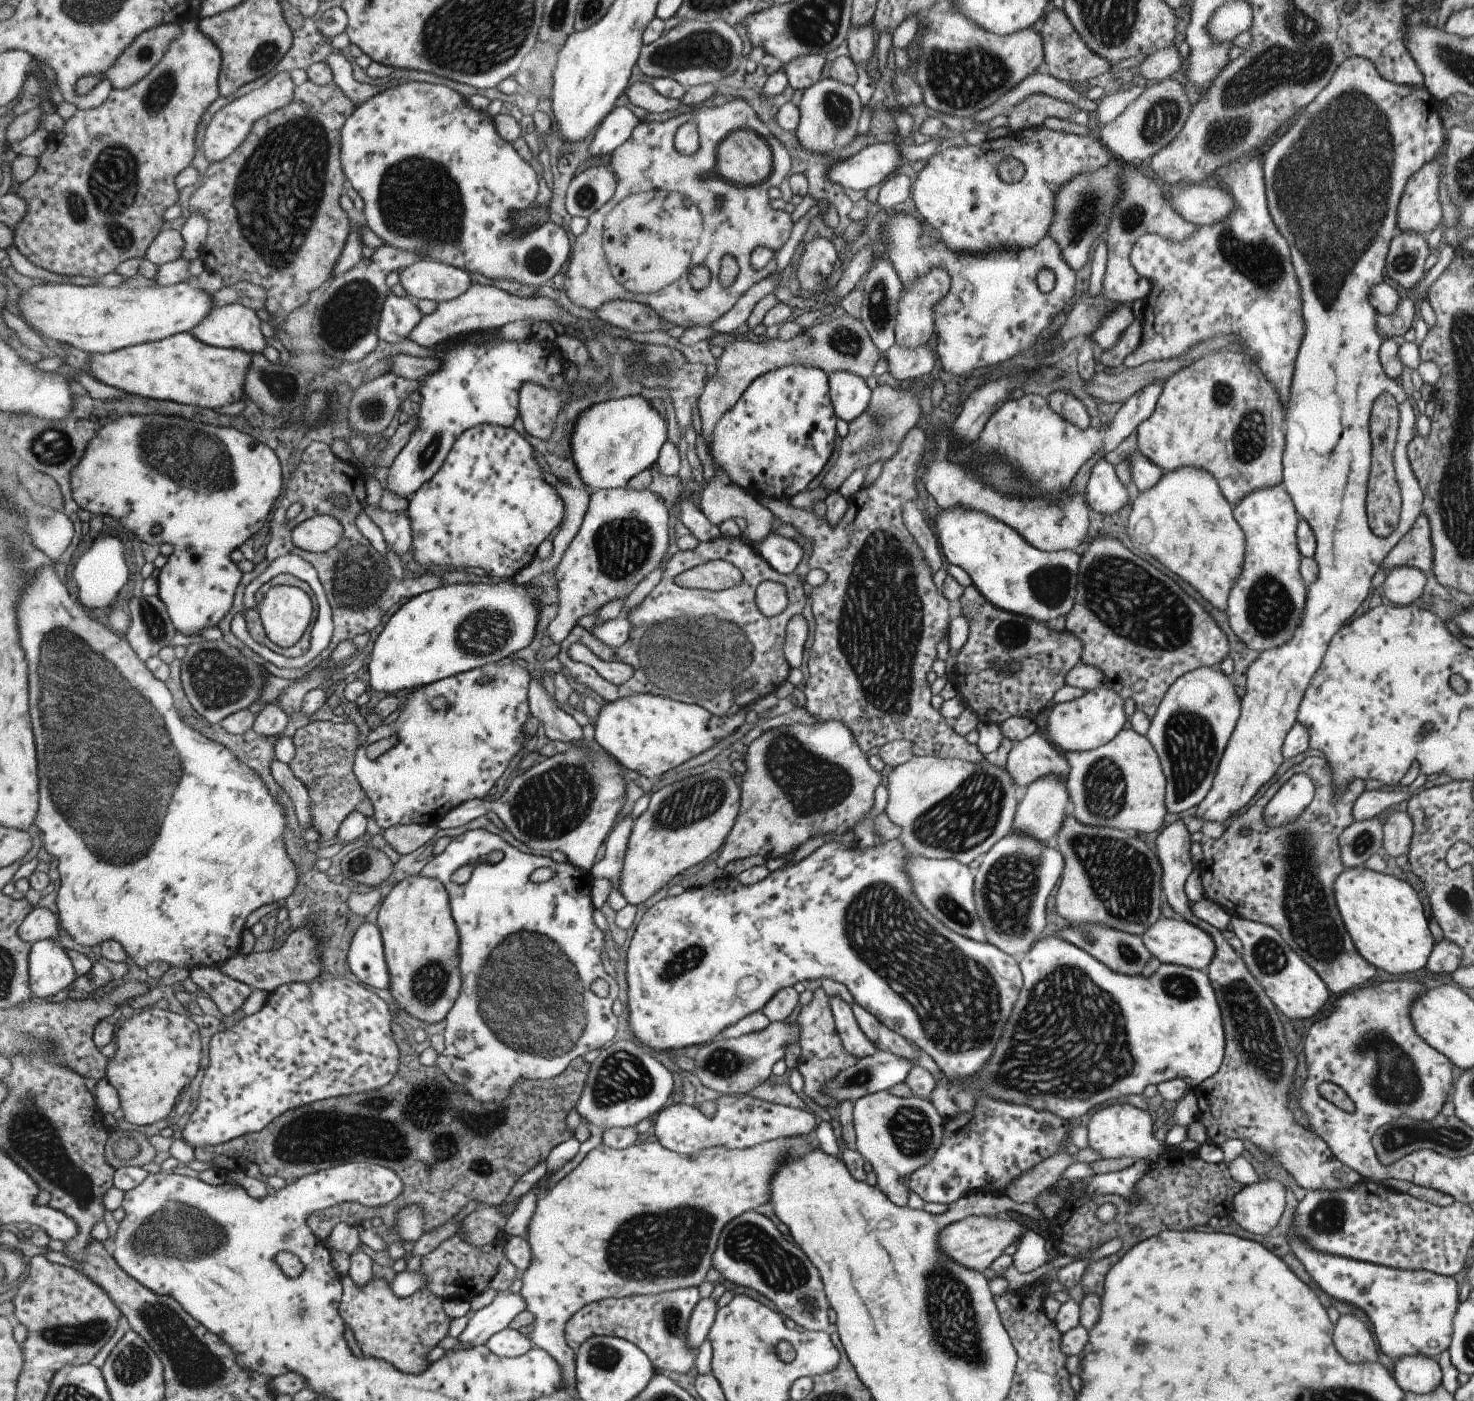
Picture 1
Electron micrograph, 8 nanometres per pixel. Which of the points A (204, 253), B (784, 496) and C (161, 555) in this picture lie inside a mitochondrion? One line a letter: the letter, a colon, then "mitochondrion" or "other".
A: other
B: other
C: other

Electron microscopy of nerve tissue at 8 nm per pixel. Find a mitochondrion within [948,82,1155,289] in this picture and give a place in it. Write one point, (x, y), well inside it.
(1085, 212)

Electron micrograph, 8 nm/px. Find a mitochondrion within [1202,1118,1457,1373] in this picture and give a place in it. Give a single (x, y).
(1329, 1216)

